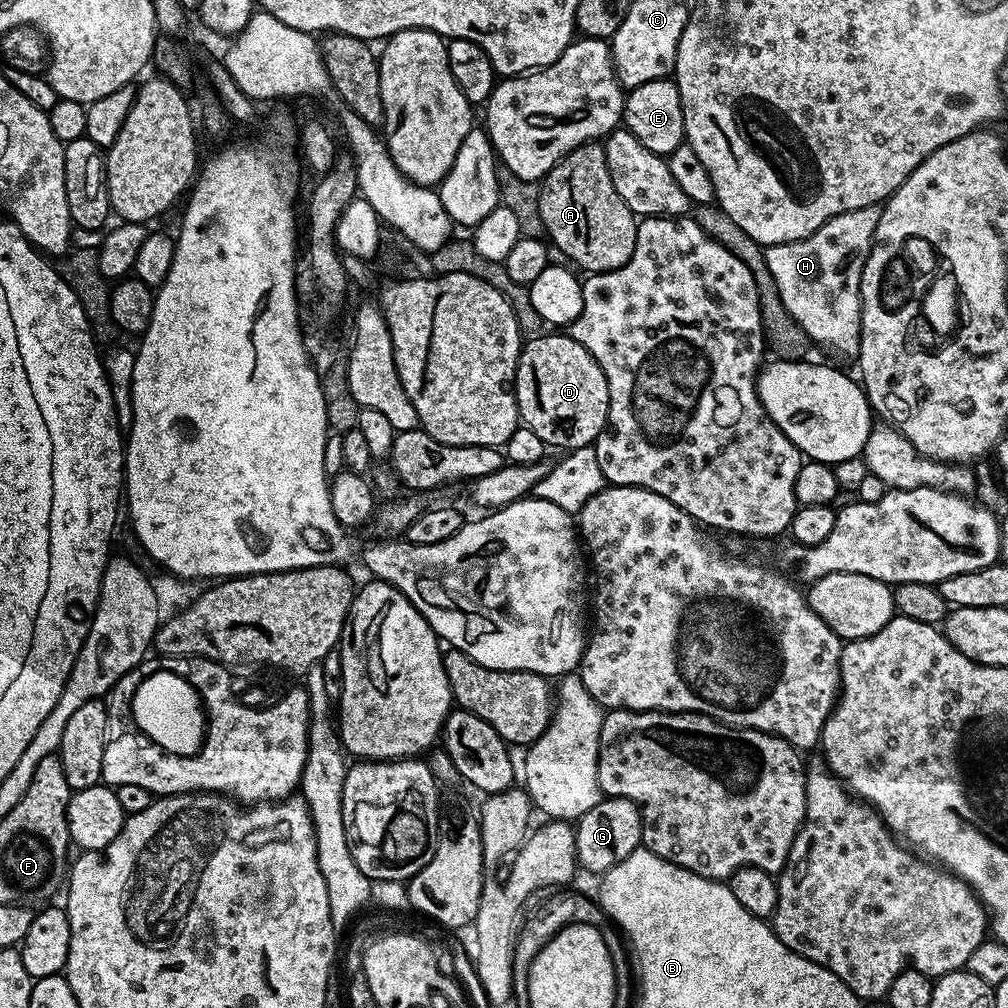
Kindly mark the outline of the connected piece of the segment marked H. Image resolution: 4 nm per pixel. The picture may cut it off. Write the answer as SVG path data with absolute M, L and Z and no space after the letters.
M871 204L858 210L850 210L830 218L810 238L795 240L789 244L770 244L764 248L766 266L774 274L778 294L790 310L794 322L806 330L809 341L825 344L840 356L859 357L860 354L860 279L866 266L866 258L872 249L872 239L880 221L880 204Z

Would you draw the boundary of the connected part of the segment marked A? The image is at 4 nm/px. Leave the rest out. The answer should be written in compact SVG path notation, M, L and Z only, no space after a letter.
M588 141L584 144L580 144L574 150L568 152L567 155L560 159L558 163L548 171L547 175L545 175L540 182L539 212L540 218L543 221L545 235L551 238L549 238L551 245L562 249L577 269L582 268L585 271L583 273L596 275L598 273L608 273L610 270L620 269L634 254L634 248L637 245L637 226L639 221L630 208L622 201L622 198L619 197L618 190L615 189L614 182L611 181L609 166L606 163L605 148L603 143L599 141Z

